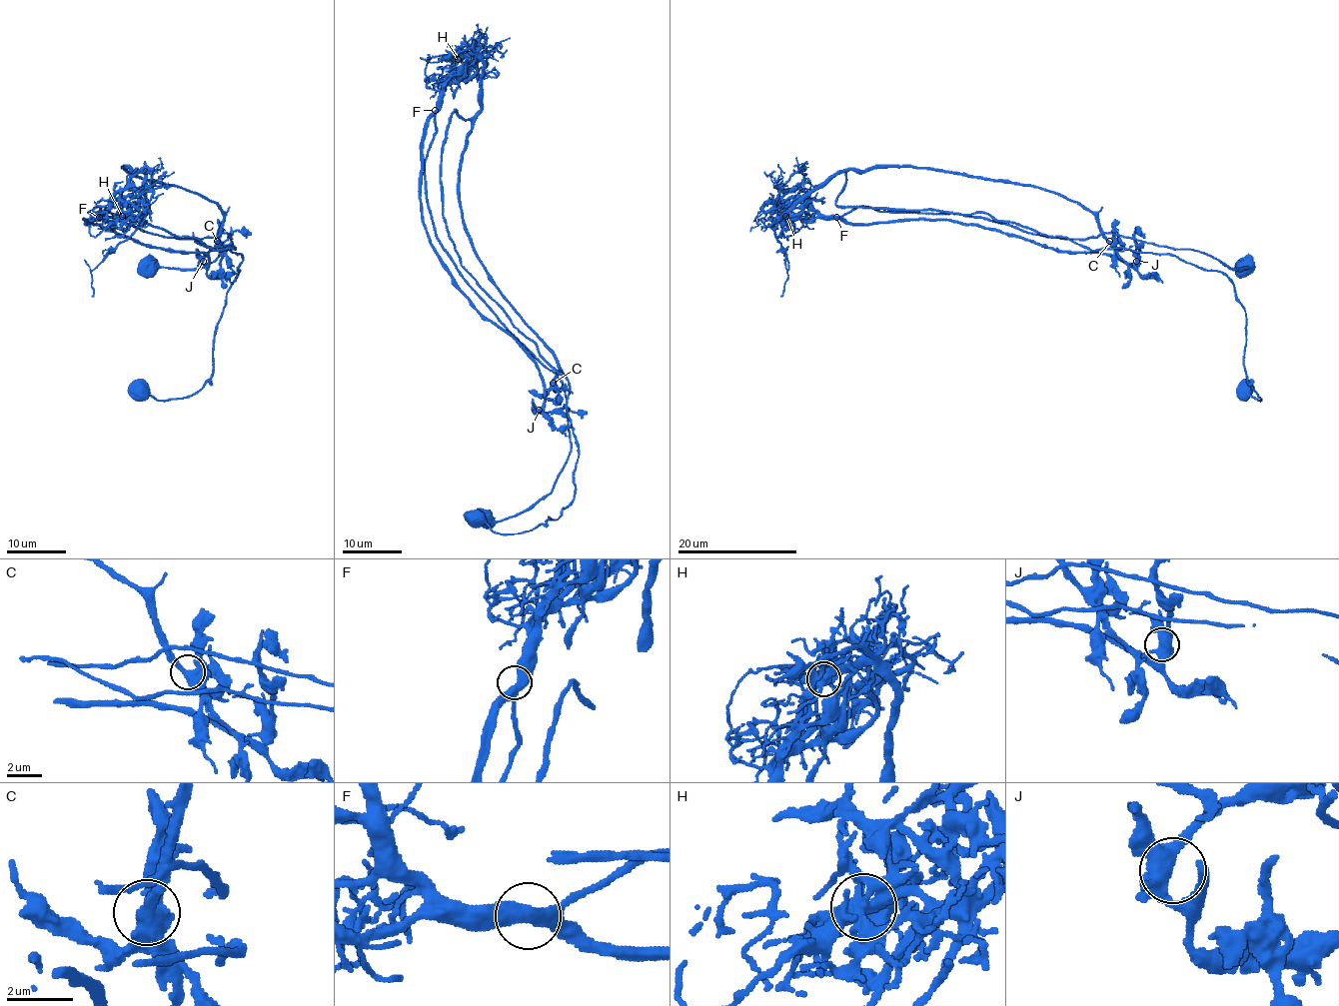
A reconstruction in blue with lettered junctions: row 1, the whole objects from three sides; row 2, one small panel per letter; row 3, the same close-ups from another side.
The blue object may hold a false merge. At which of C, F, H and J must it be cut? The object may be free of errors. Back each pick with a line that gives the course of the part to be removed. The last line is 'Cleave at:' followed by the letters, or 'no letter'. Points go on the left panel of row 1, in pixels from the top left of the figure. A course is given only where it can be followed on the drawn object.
H: foreign part runs (123, 216), (147, 210), (139, 171), (105, 210), (242, 256), (209, 382), (162, 400), (129, 385)
Cleave at: H

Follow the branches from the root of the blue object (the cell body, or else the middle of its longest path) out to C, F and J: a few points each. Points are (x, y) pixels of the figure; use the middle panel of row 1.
C: (486, 517), (504, 520), (520, 514), (532, 508), (553, 488), (571, 451), (563, 383), (557, 377), (553, 383)
F: (486, 517), (520, 514), (551, 491), (571, 451), (566, 395), (436, 235), (424, 174), (435, 110)
J: (486, 517), (504, 520), (520, 514), (532, 508), (553, 488), (571, 451), (568, 419), (557, 413), (539, 410)

